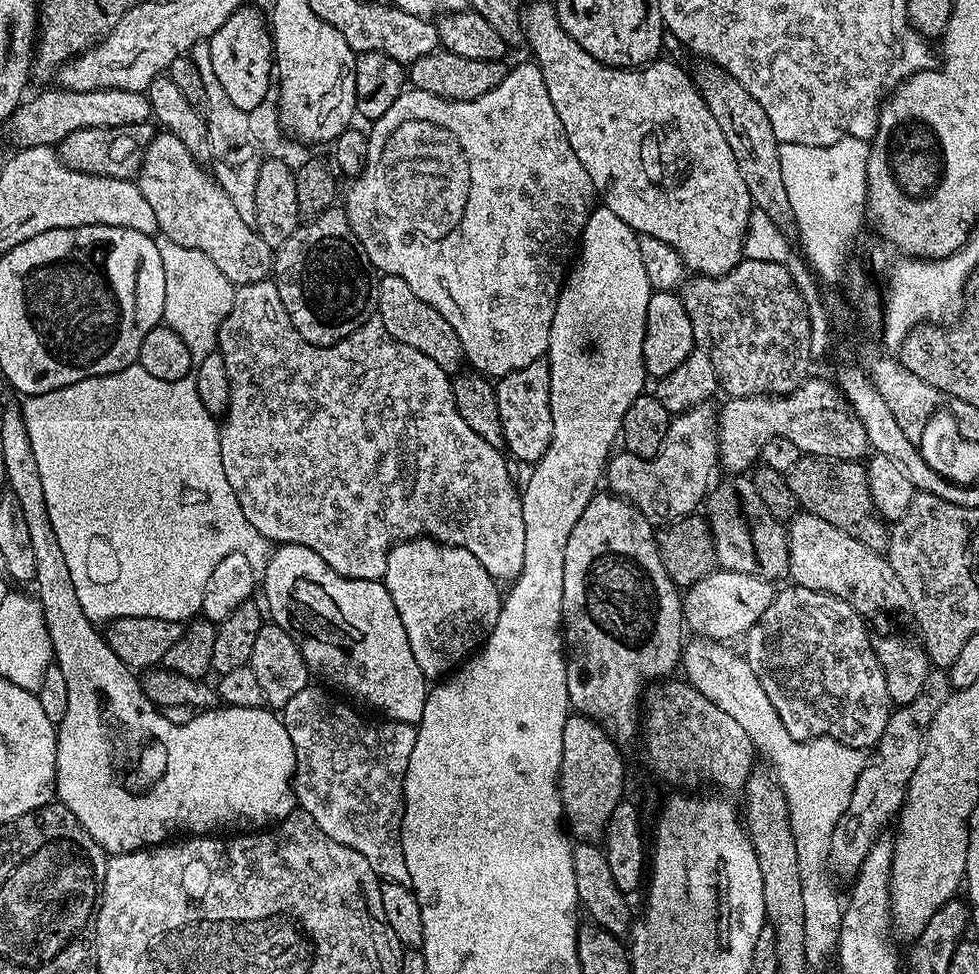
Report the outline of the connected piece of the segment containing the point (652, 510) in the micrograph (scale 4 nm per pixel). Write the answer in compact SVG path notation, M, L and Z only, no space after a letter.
M711 403L699 404L689 412L673 415L668 421L664 445L650 460L617 451L606 465L607 487L653 522L671 522L693 515L708 496L713 483L712 471L718 468L718 412L712 407Z

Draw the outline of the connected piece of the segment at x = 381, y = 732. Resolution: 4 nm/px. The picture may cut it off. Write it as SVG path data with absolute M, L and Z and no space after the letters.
M309 686L302 690L298 690L298 694L294 694L294 698L290 698L290 702L286 702L286 706L282 709L282 719L286 726L286 734L290 734L290 742L294 742L296 775L292 777L292 787L294 789L295 803L299 805L306 814L310 814L310 818L314 818L314 822L322 830L322 834L334 838L334 842L338 842L350 850L358 850L358 854L362 854L362 858L366 858L366 862L370 862L370 866L376 871L381 881L410 885L410 870L406 870L406 858L402 854L400 823L404 817L404 775L406 774L406 766L410 766L410 754L414 751L416 725L403 724L397 720L390 720L387 718L363 720L363 718L351 708L351 706L353 707L351 703L348 703L348 705L343 704L340 700L332 700L331 694L333 695L333 693L325 690L323 687L320 688Z

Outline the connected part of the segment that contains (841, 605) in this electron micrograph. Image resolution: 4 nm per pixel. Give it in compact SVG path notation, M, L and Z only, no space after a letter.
M799 586L787 587L782 589L781 592L779 589L773 595L766 614L762 614L759 622L749 630L746 637L748 645L742 648L751 669L754 670L754 674L757 675L758 681L762 684L762 690L766 690L766 694L770 694L770 702L774 702L774 710L778 710L778 716L782 718L782 724L786 726L786 730L790 730L790 734L795 740L809 741L818 736L829 736L835 740L841 740L843 744L848 744L851 748L859 748L861 750L875 749L876 744L886 730L886 722L894 711L894 705L890 694L886 690L886 674L876 657L873 637L871 635L868 637L868 628L864 625L867 624L865 617L853 610L846 602L842 602L825 592Z

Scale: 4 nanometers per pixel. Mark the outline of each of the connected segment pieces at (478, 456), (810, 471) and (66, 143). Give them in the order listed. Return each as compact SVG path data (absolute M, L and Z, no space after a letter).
M271 279L237 287L234 306L222 322L218 343L220 357L226 362L226 378L230 382L228 410L219 425L224 480L234 486L234 494L238 498L238 506L242 506L242 514L246 514L246 522L250 522L250 526L254 526L254 530L258 530L265 540L310 546L310 550L314 550L322 562L329 564L347 580L383 581L389 550L401 540L417 540L419 536L427 536L439 544L470 550L470 554L474 554L474 558L478 558L478 562L482 562L482 566L486 566L497 581L511 582L516 579L522 570L522 554L526 554L526 522L523 521L520 492L517 485L516 488L512 485L512 476L504 461L505 453L478 438L478 434L474 434L474 430L462 422L462 414L458 414L458 406L454 406L449 373L444 372L438 362L430 362L426 354L398 342L378 318L367 320L361 328L354 330L354 334L327 348L306 342L306 338L294 330L294 322L290 322L290 314L286 306L282 306L278 286Z
M804 454L786 473L786 479L803 511L813 512L818 518L826 518L830 526L838 526L842 534L858 538L858 542L870 550L883 553L887 549L890 528L874 506L874 498L870 496L868 469L863 463L837 462Z
M151 123L113 128L83 128L74 130L74 134L60 141L58 155L67 168L95 176L132 180L139 177L144 162L144 151L150 146L153 135L154 128Z

